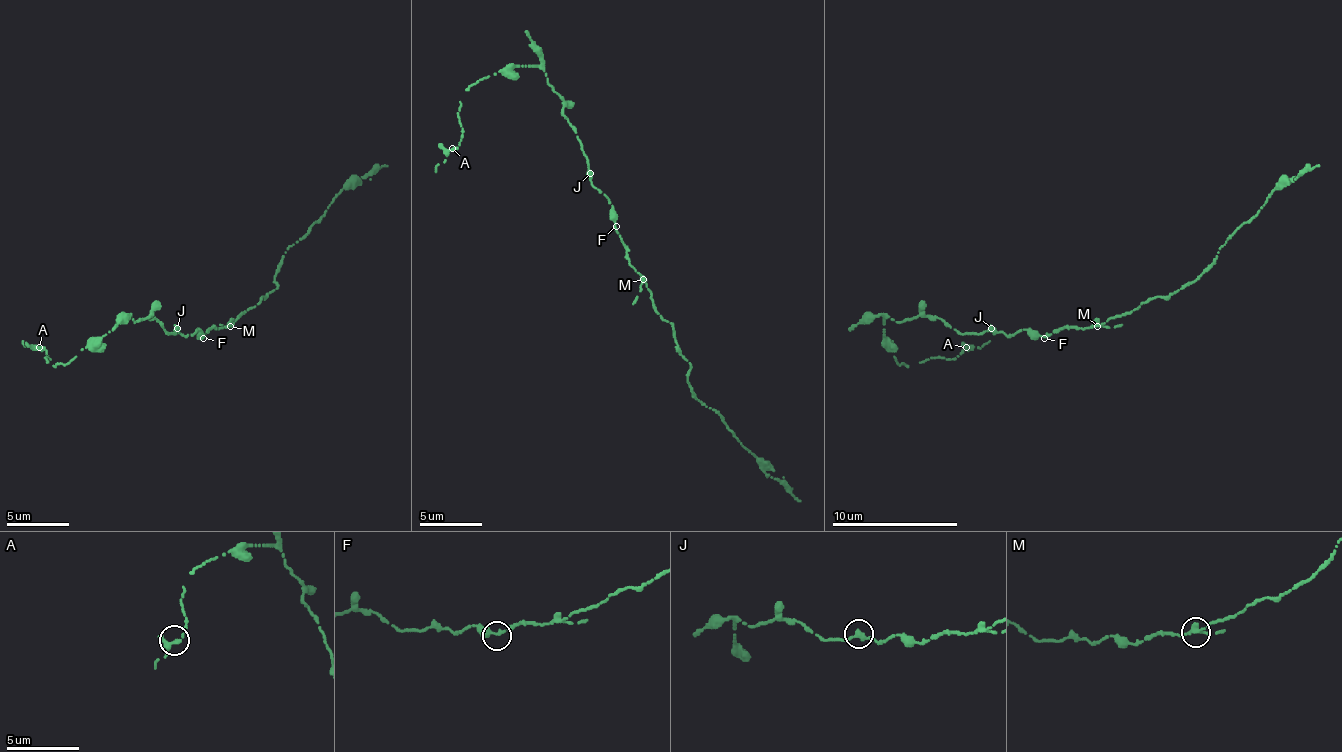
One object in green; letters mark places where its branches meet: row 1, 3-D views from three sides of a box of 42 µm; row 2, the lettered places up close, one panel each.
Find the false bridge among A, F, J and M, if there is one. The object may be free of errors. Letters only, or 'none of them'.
none of them

